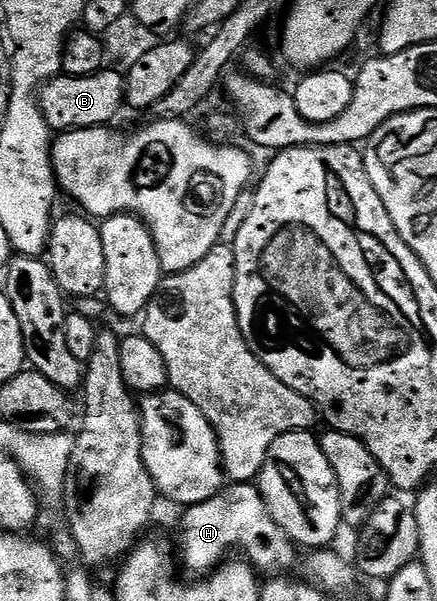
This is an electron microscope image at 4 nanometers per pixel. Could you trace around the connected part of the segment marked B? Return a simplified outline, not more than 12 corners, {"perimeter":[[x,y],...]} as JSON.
{"perimeter":[[118,71],[61,74],[40,90],[53,133],[111,125]]}

